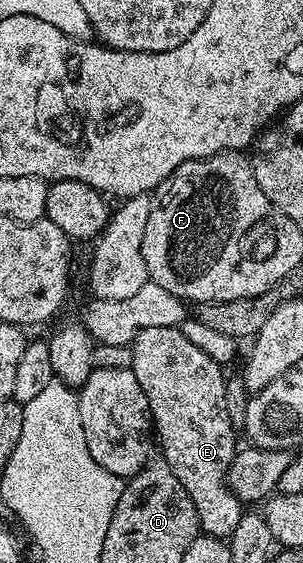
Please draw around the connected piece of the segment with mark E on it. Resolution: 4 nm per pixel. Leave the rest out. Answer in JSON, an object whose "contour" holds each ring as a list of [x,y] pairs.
{"contour":[[[179,327],[142,329],[142,333],[138,333],[135,343],[131,344],[131,349],[131,371],[134,373],[134,377],[137,378],[142,393],[146,395],[146,401],[149,402],[151,420],[154,424],[154,435],[157,440],[160,438],[160,447],[164,450],[161,451],[162,457],[166,461],[166,465],[170,465],[170,469],[174,469],[174,477],[178,477],[178,481],[182,481],[182,489],[186,489],[186,493],[190,493],[190,497],[198,509],[198,521],[200,522],[201,532],[206,535],[212,535],[215,539],[227,540],[234,533],[234,529],[238,529],[238,521],[242,521],[246,507],[245,504],[241,503],[239,497],[228,487],[228,470],[238,450],[238,442],[236,443],[238,431],[232,427],[230,414],[226,411],[226,375],[220,372],[223,371],[221,364],[216,363],[210,357],[206,357],[206,353],[202,353],[202,349],[198,349],[198,345],[193,345],[190,341],[186,341],[186,337],[180,331]]]}

